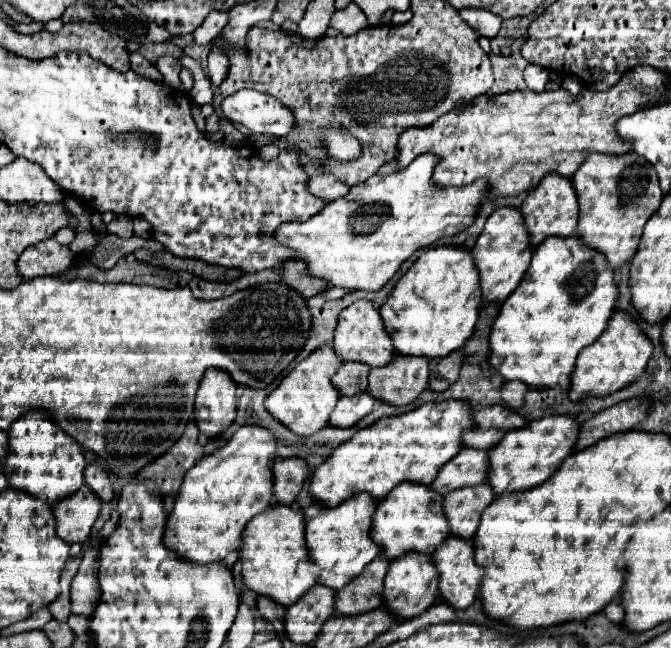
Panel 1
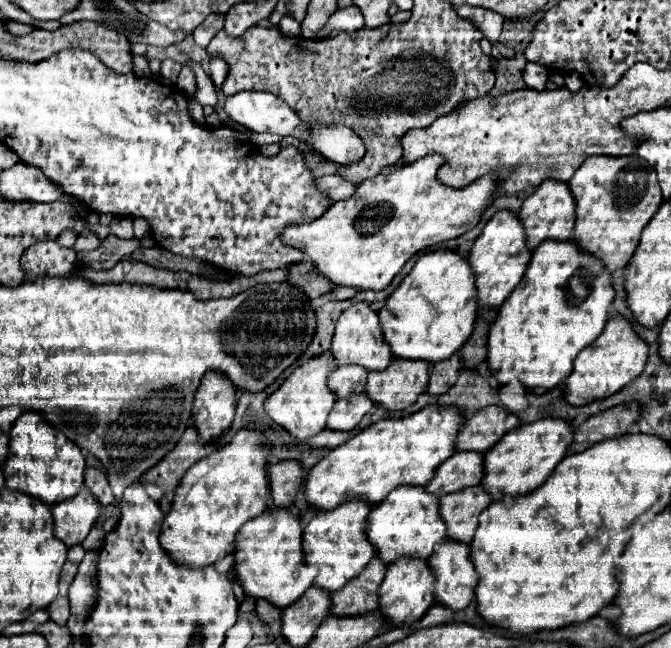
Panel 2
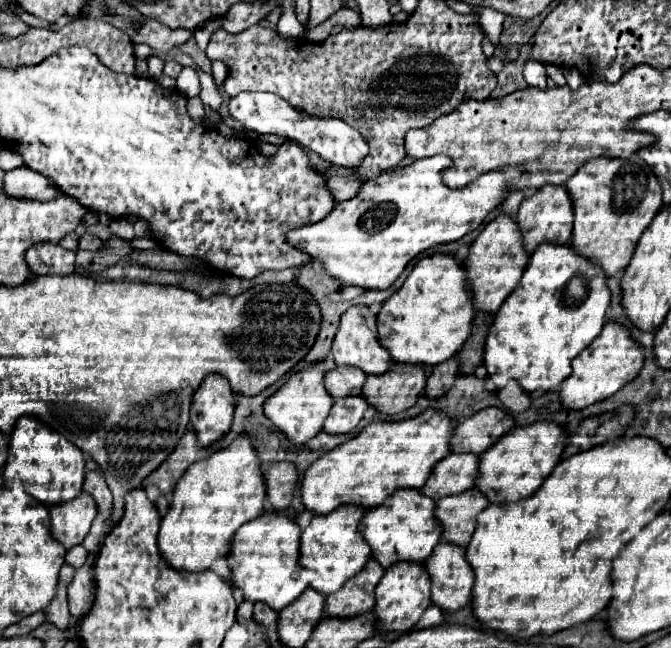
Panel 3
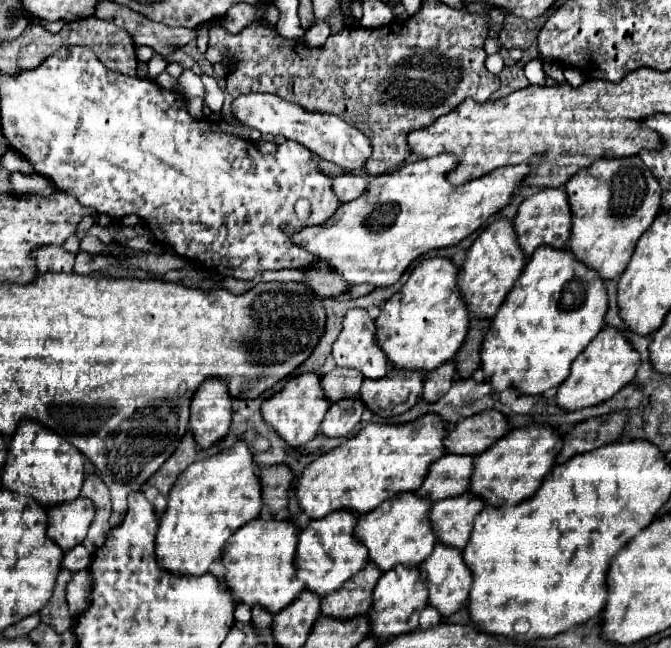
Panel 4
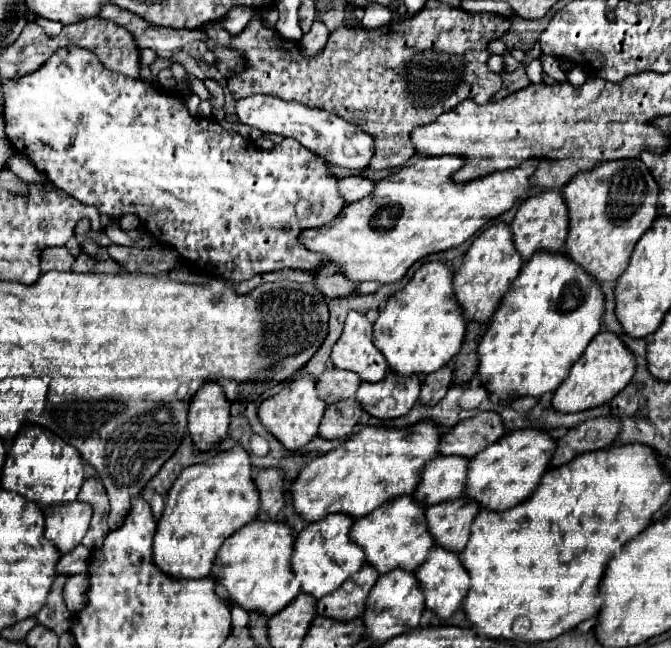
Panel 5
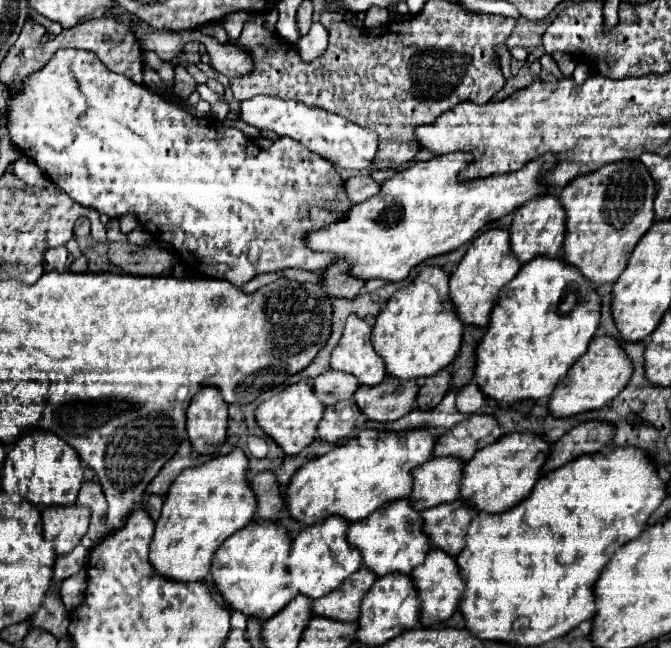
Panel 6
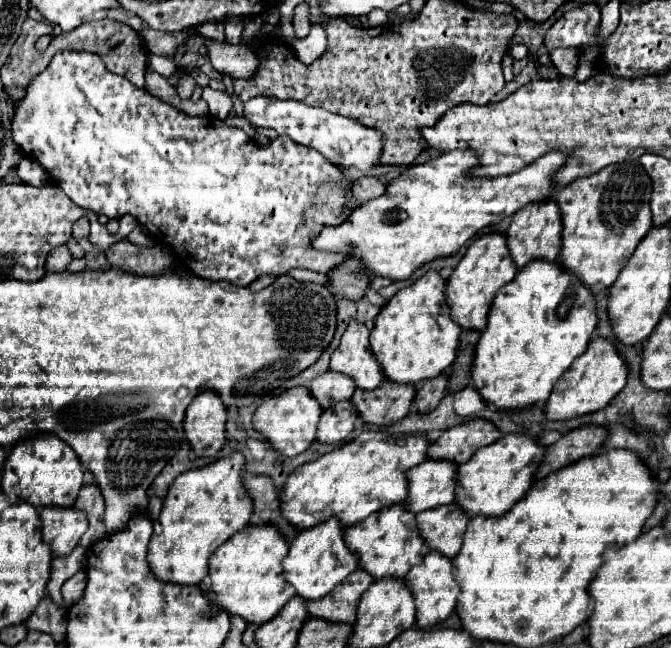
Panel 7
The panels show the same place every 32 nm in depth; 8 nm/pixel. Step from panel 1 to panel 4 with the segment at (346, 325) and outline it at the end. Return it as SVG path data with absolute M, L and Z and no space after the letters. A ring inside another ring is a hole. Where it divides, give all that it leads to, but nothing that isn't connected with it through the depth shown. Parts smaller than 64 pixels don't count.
M364 308L346 312L342 332L332 346L336 366L356 368L366 378L380 378L388 372L388 356L376 342L376 326Z

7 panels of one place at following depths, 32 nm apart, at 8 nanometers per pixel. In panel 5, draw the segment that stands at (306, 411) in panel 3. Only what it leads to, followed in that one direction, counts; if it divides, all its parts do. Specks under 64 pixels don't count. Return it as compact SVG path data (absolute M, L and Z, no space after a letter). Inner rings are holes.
M302 376L294 382L286 382L282 392L276 396L264 400L258 408L258 416L262 424L288 448L288 450L300 450L304 444L308 444L316 434L320 420L326 412L328 404L318 396L318 386L314 376Z

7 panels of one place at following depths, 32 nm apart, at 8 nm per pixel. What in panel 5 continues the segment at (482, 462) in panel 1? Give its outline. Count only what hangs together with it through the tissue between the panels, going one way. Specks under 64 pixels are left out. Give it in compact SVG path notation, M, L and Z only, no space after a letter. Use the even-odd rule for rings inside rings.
M438 456L432 460L420 478L420 488L416 488L416 500L432 506L436 502L460 498L466 488L470 460L464 456Z

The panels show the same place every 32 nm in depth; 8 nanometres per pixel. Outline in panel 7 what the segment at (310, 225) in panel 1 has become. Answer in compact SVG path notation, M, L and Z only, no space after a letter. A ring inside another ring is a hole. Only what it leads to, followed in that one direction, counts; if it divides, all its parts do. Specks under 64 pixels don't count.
M454 150L426 164L414 164L398 178L386 184L386 192L378 198L356 206L346 222L326 226L312 238L312 248L326 252L346 252L358 260L370 278L382 276L390 280L406 280L422 264L456 254L484 226L498 224L502 218L518 212L528 202L550 198L554 188L554 172L564 164L566 156L548 152L520 172L496 178L468 178L468 170L478 164L476 152Z

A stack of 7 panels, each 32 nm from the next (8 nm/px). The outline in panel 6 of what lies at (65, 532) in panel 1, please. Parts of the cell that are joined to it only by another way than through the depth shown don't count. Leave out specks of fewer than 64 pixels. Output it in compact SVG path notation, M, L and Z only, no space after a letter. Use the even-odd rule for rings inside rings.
M78 504L52 506L44 508L42 514L44 514L44 538L54 544L60 556L72 552L88 530L90 508L86 506Z

